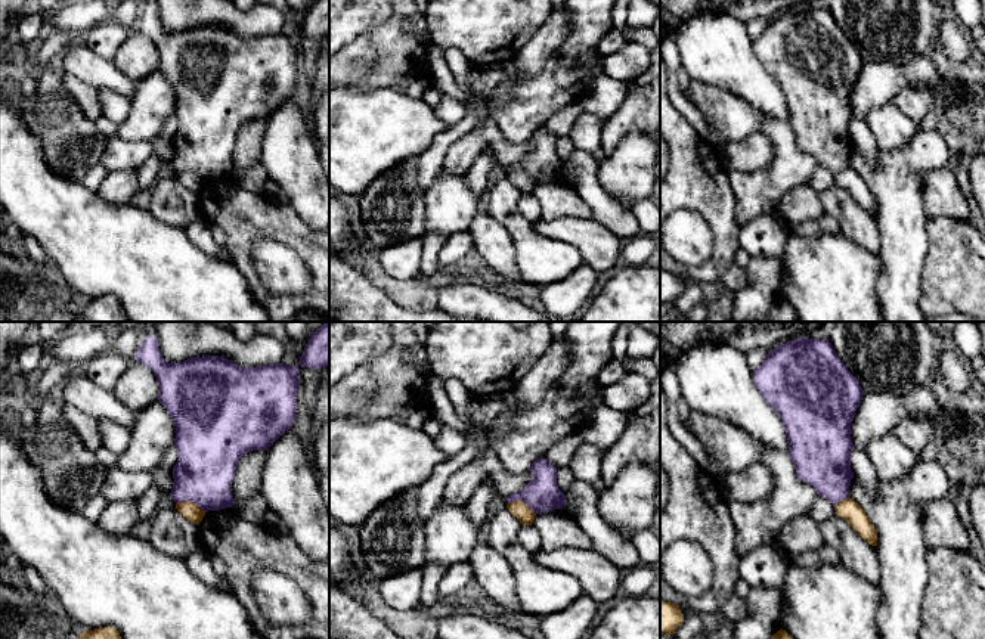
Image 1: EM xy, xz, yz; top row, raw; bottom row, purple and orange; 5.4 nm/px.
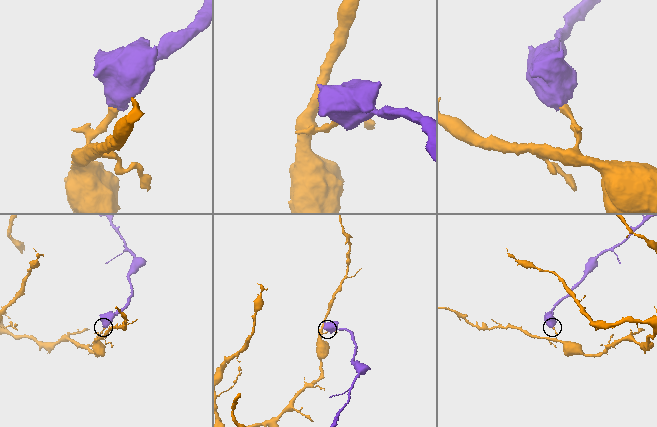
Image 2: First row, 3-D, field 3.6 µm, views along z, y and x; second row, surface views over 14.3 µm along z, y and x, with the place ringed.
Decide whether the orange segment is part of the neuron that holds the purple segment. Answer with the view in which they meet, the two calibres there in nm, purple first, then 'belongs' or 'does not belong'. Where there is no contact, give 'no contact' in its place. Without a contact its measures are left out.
xy | 320/100 nm | does not belong

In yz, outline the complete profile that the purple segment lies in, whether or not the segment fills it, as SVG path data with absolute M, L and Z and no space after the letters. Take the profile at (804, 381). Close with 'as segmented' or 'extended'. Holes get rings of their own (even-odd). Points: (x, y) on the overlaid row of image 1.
M799 338L771 350L753 370L753 381L768 406L781 418L796 475L834 506L849 497L851 422L864 391L859 381L837 357L828 339Z | as segmented

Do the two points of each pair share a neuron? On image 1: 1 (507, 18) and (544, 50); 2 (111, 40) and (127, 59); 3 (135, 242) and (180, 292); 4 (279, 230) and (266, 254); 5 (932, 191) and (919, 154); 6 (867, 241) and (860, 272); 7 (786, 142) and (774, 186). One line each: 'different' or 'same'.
1: different
2: different
3: same
4: different
5: different
6: different
7: same

